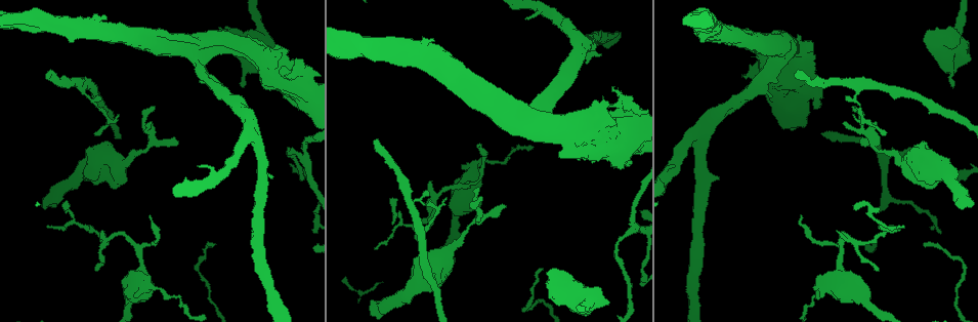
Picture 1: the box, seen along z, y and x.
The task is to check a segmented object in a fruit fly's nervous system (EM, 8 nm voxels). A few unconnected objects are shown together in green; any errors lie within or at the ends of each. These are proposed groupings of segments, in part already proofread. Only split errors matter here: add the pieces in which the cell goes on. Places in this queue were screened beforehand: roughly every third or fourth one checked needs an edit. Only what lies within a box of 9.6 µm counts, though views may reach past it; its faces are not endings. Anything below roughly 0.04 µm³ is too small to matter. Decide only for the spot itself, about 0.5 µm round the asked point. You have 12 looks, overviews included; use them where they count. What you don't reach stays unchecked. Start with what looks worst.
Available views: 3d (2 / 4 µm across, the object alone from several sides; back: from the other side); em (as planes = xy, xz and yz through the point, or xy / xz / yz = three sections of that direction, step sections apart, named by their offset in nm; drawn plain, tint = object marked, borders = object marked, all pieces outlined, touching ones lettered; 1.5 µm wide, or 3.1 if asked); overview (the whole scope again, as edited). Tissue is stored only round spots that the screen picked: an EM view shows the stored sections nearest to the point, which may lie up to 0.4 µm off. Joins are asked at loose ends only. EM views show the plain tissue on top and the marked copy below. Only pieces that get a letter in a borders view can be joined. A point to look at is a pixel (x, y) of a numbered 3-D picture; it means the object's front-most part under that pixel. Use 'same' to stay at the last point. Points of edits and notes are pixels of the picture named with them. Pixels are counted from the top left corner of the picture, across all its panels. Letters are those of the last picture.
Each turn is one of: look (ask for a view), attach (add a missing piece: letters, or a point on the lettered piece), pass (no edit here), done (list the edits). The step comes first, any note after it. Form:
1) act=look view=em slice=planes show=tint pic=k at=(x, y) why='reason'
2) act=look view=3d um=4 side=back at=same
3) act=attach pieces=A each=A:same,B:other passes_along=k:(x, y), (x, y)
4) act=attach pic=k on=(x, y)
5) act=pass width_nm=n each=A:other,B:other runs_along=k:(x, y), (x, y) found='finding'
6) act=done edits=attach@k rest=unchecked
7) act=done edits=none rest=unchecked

act=look view=em slice=planes show=tint pic=1 at=(48, 76)

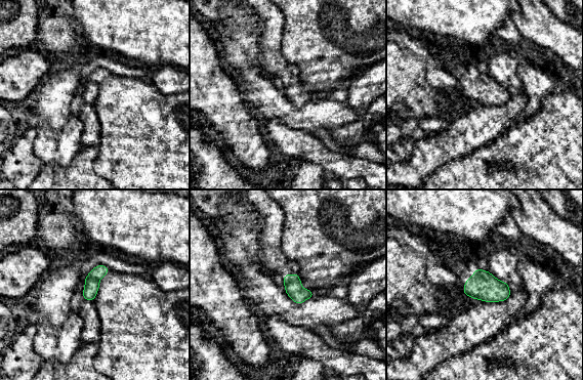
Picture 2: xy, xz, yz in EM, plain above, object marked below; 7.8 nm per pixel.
act=look view=em slice=planes show=borders at=same why='see the neighbours'

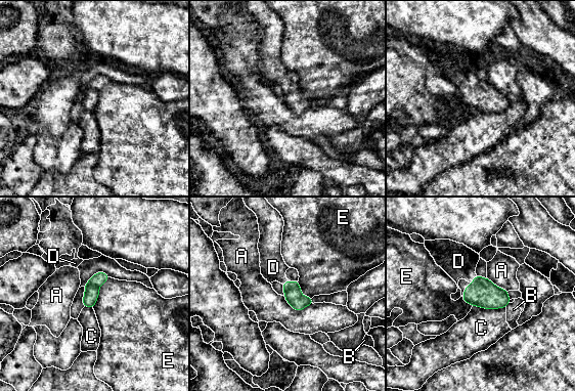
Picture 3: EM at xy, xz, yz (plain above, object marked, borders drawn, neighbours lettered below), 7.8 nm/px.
act=attach pieces=D each=A:other,B:other,C:other,D:same,E:other found='the cell continues'

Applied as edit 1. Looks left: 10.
act=look view=em slice=xz step=4 show=tint pic=1 at=(374, 310) why='an open end'

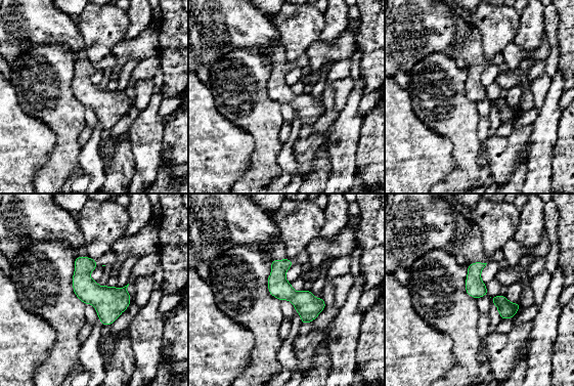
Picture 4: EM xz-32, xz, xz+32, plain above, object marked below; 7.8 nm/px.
act=look view=em slice=planes show=borders at=same

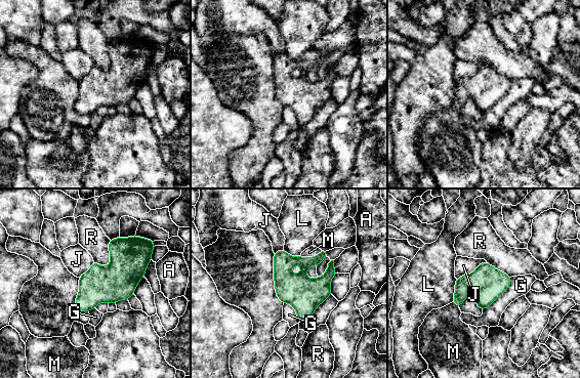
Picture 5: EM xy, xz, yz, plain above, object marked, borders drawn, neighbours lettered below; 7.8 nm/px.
act=attach pieces=M each=A:other,G:other,J:other,L:other,M:same,R:other found='it goes on there'

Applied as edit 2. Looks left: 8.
act=look view=overview why='see it whole again'

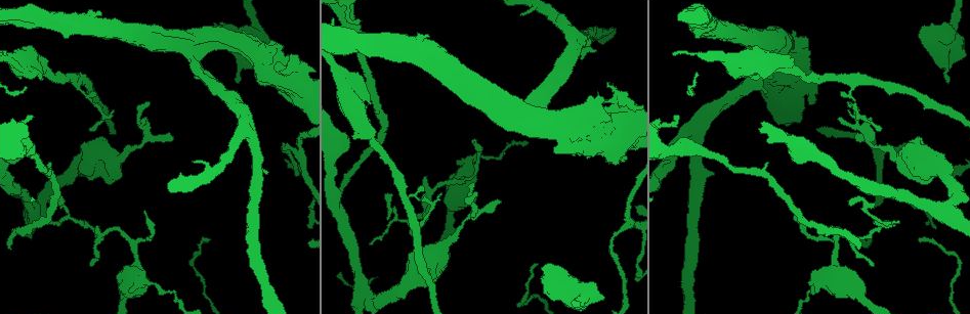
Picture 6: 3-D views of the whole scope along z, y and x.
act=look view=em slice=planes show=borders pic=6 at=(812, 104) why='an open end'

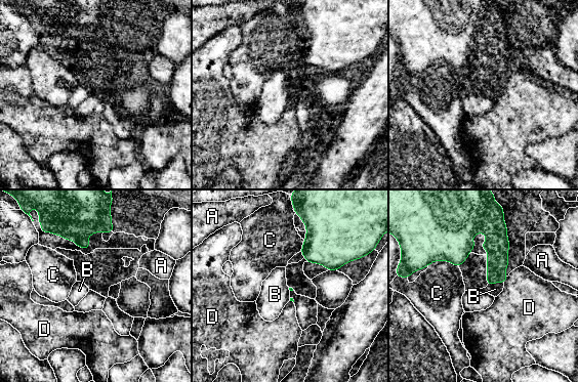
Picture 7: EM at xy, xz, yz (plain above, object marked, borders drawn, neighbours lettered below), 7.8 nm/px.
act=pass each=A:other,B:other,C:other,D:other found='no lettered piece goes on from it'

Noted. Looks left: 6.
act=look view=3d um=4 pic=6 at=(601, 299) why='branch stops here'

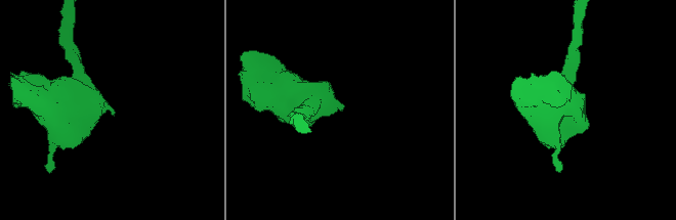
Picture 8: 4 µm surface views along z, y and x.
act=look view=em slice=planes show=borders pic=8 at=(111, 114)

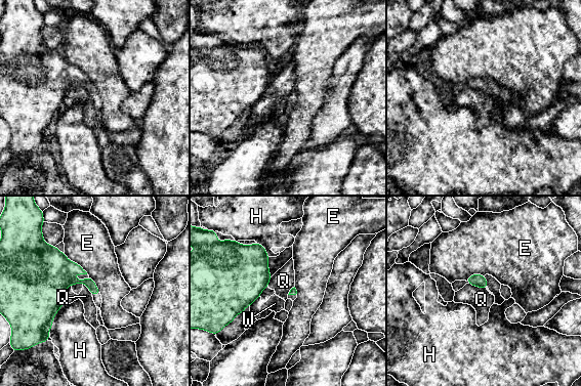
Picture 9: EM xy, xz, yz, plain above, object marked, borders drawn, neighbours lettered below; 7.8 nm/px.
act=pass each=E:other,H:other,Q:other,W:other found='none of them fits'

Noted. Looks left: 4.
act=look view=em slice=yz step=8 show=tint pic=6 at=(144, 117) why='free end'

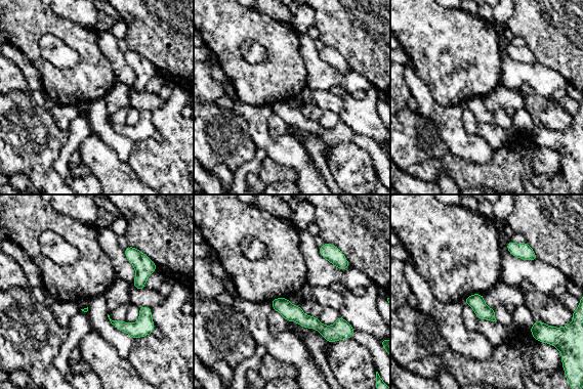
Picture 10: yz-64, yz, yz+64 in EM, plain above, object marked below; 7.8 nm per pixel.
act=look view=em slice=yz step=8 show=borders at=same why='what lies round it'

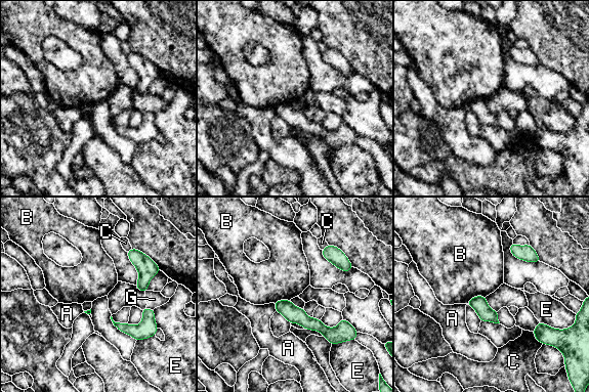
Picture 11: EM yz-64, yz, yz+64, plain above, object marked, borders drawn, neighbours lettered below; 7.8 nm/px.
act=pass width_nm=120 longest_contact=B:160nm each=A:other,B:other,C:other,E:other,G:other found='no lettered piece goes on from it'

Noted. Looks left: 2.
act=done edits=attach@3,attach@5 rest=unchecked

